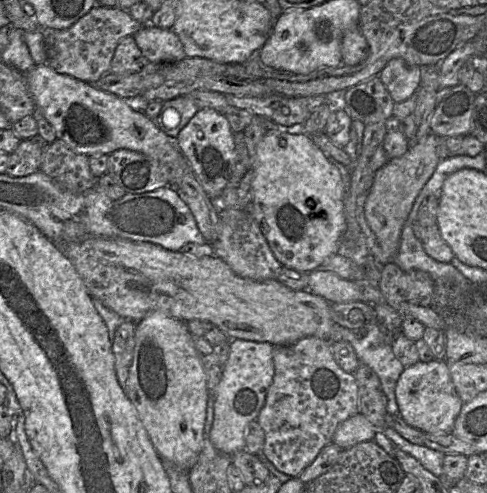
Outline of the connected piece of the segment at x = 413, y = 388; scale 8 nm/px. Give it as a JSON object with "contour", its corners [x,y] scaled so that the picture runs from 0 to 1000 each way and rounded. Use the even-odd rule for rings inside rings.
{"contour":[[[914,728],[858,732],[832,744],[811,785],[821,844],[842,864],[875,878],[928,880],[951,815],[940,803]]]}

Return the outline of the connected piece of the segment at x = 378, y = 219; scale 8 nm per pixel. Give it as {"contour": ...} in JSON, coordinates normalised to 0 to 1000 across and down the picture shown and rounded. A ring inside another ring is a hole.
{"contour":[[[883,270],[871,286],[844,294],[825,316],[799,323],[768,353],[766,373],[749,410],[749,440],[784,503],[784,521],[776,527],[780,540],[809,531],[819,505],[823,471],[852,404],[903,329],[897,314],[903,280],[918,278]]]}

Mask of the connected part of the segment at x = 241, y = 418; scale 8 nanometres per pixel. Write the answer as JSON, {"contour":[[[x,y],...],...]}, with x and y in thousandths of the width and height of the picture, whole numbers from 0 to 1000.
{"contour":[[[472,688],[470,724],[439,795],[439,852],[429,892],[450,915],[476,925],[503,913],[501,868],[530,848],[563,767],[563,706],[552,694]]]}

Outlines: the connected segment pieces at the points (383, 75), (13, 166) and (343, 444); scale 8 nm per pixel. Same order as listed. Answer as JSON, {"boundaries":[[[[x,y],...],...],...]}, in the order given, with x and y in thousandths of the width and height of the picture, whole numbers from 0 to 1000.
{"boundaries":[[[[825,118],[803,120],[778,150],[782,164],[811,209],[842,199],[862,176],[867,138]]],[[[43,284],[18,314],[12,353],[47,359],[82,347],[90,294],[70,284]]],[[[735,836],[694,862],[682,899],[708,913],[743,897],[764,895],[770,882],[766,860]]]]}

